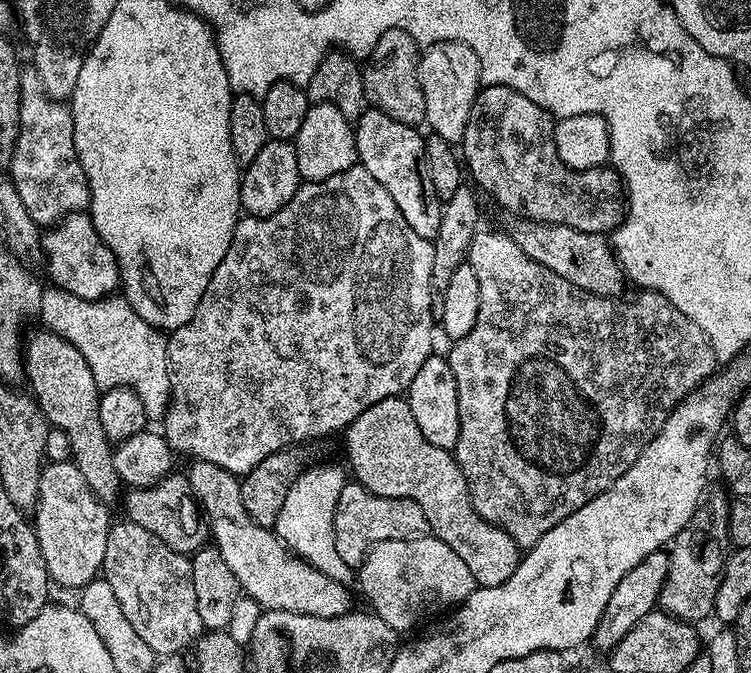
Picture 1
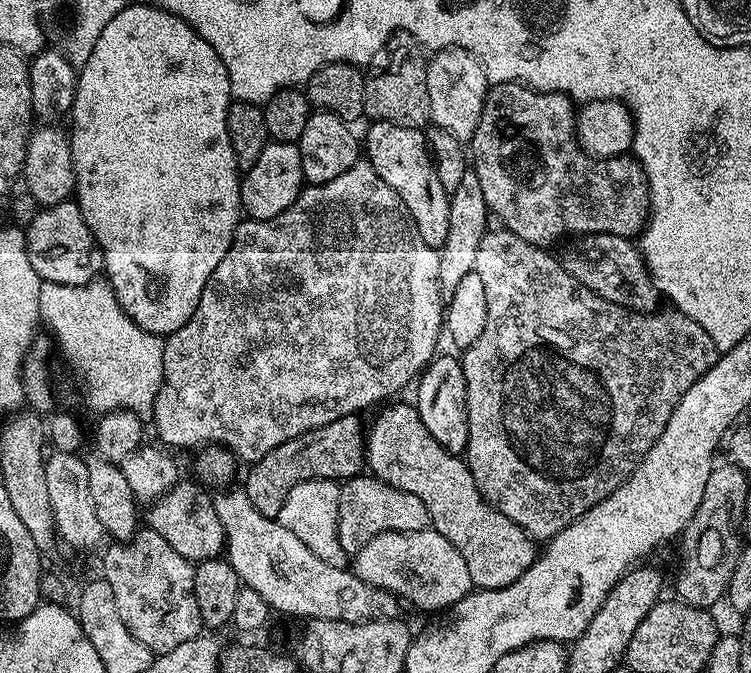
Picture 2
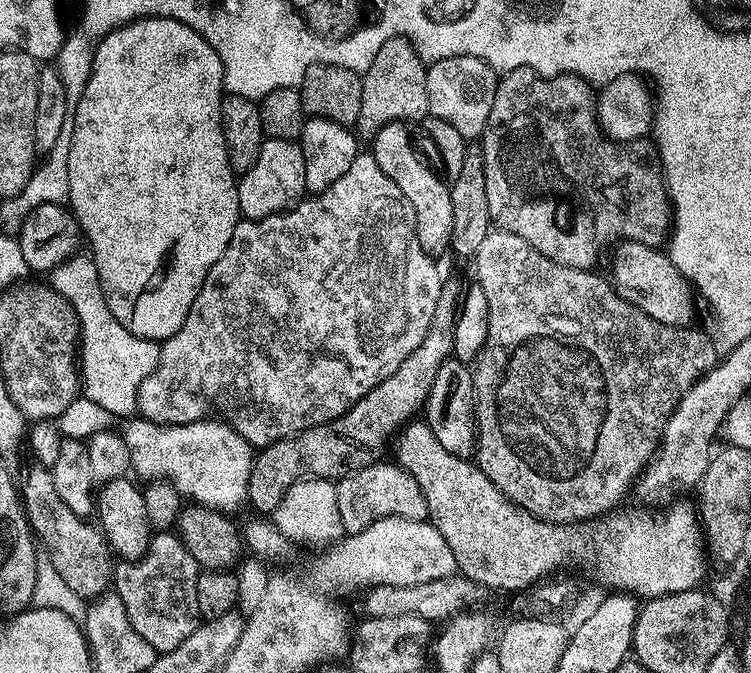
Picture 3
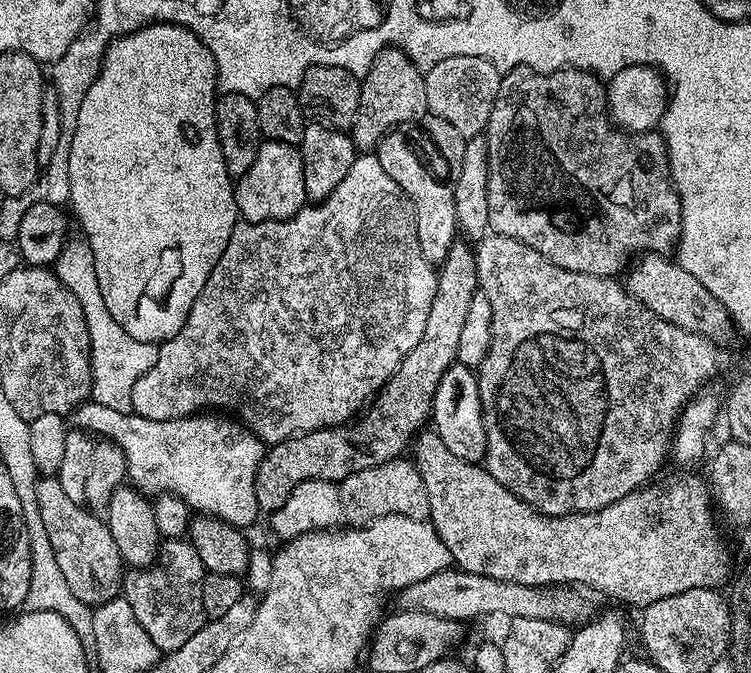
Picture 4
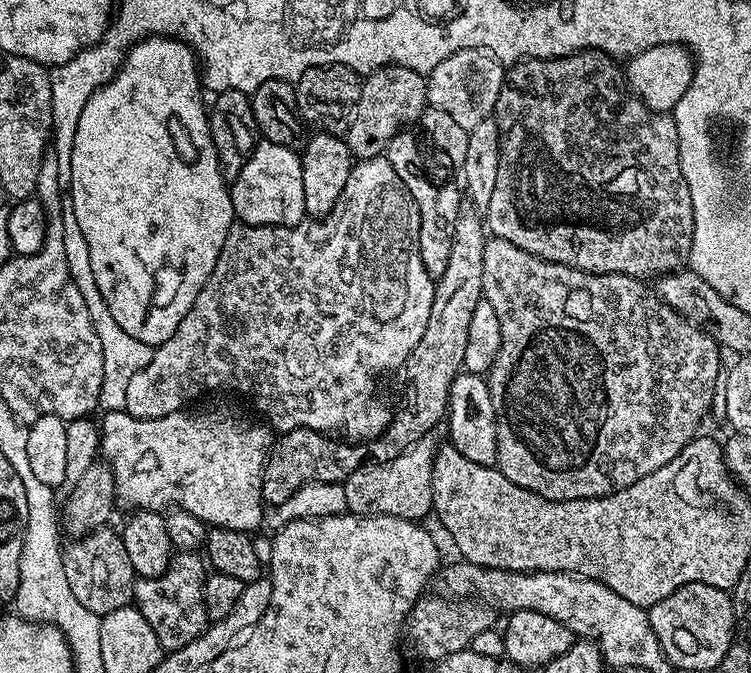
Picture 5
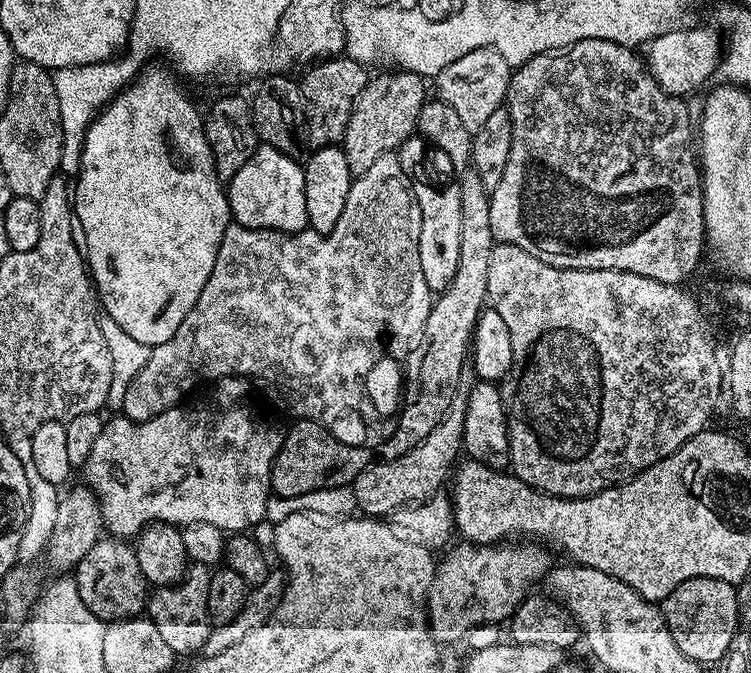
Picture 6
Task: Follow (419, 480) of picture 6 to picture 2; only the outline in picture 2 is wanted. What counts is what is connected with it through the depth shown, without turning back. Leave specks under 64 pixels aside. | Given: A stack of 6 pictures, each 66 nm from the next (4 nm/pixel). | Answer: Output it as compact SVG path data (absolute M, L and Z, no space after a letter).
M371 474L353 476L340 484L338 494L338 542L349 554L359 552L370 538L383 532L417 532L431 525L432 519L422 506L422 498L406 490L398 490Z

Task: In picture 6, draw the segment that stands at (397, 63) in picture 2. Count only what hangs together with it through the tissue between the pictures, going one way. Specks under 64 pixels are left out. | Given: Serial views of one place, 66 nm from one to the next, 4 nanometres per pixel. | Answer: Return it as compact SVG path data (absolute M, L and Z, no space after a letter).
M391 71L369 78L352 107L342 147L353 177L366 174L377 158L399 149L400 143L417 131L416 119L426 102L425 81L415 72Z

